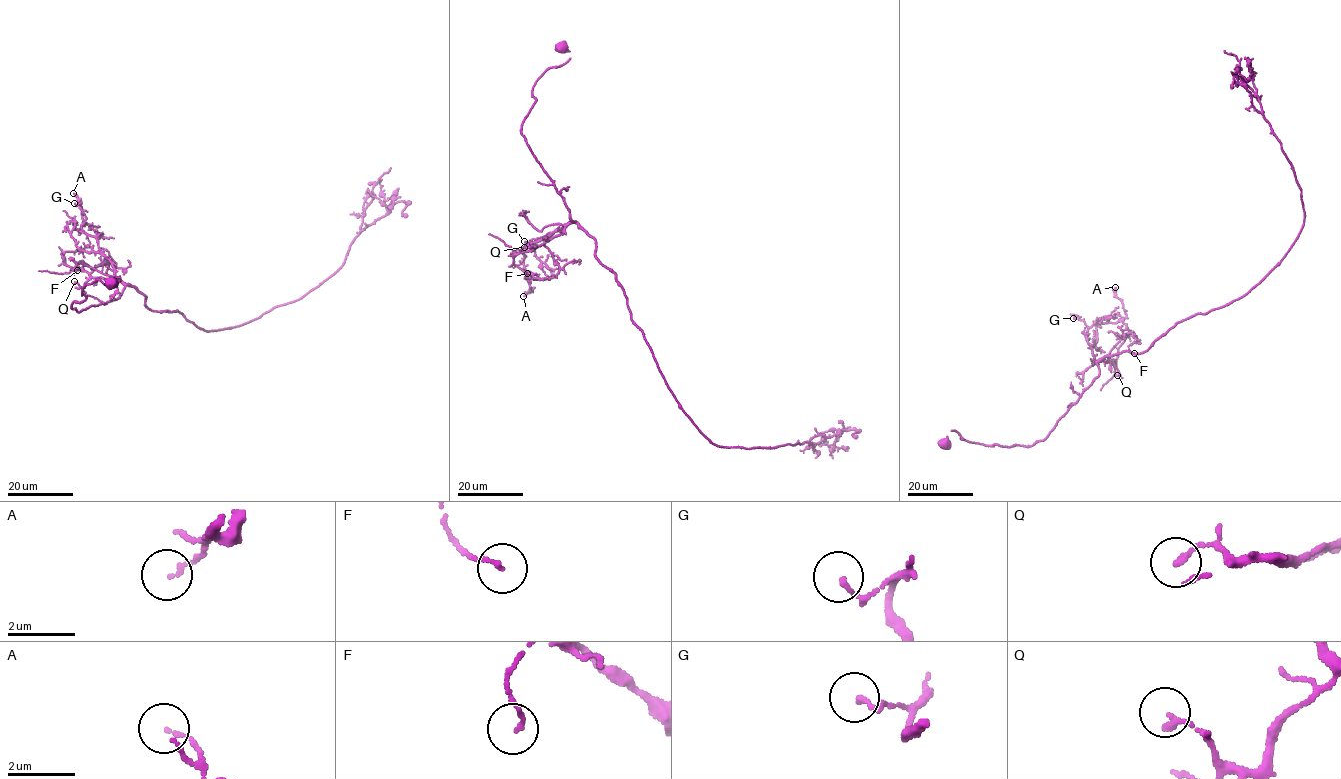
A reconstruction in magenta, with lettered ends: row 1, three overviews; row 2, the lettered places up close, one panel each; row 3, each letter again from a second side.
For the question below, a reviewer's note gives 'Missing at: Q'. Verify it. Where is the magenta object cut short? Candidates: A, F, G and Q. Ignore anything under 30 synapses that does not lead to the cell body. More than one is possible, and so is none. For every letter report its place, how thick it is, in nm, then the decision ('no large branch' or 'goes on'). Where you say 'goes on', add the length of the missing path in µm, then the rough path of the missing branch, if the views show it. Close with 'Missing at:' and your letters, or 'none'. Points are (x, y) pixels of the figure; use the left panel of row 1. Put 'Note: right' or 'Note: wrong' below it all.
A: (73, 193) | 100 nm | no large branch
F: (77, 270) | 110 nm | no large branch
G: (74, 203) | 140 nm | no large branch
Q: (74, 281) | 130 nm | no large branch
Missing at: none
Note: wrong

